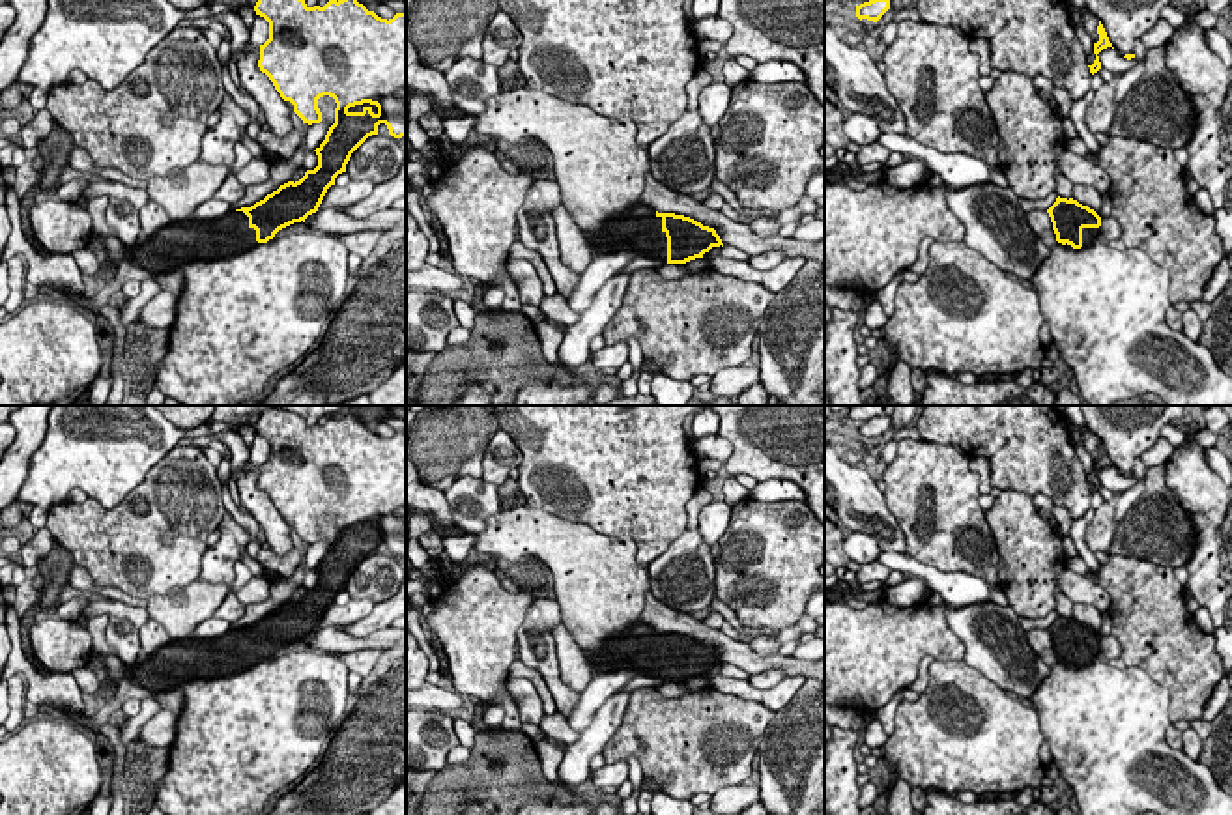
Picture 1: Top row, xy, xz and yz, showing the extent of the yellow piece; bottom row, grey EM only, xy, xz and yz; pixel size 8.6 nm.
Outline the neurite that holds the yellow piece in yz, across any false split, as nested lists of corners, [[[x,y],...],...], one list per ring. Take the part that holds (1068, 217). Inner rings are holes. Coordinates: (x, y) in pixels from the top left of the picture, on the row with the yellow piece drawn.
[[[1056,198],[1047,209],[1056,241],[1067,249],[1086,249],[1101,236],[1101,217],[1073,198]]]

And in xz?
[[[641,202],[609,219],[600,236],[587,241],[593,254],[630,249],[664,264],[686,264],[703,258],[712,247],[723,247],[714,228],[684,215],[658,213]]]

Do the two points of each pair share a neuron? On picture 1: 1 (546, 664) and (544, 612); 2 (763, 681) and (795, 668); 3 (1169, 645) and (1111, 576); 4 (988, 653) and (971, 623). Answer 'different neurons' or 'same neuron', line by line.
1: same neuron
2: different neurons
3: same neuron
4: same neuron

